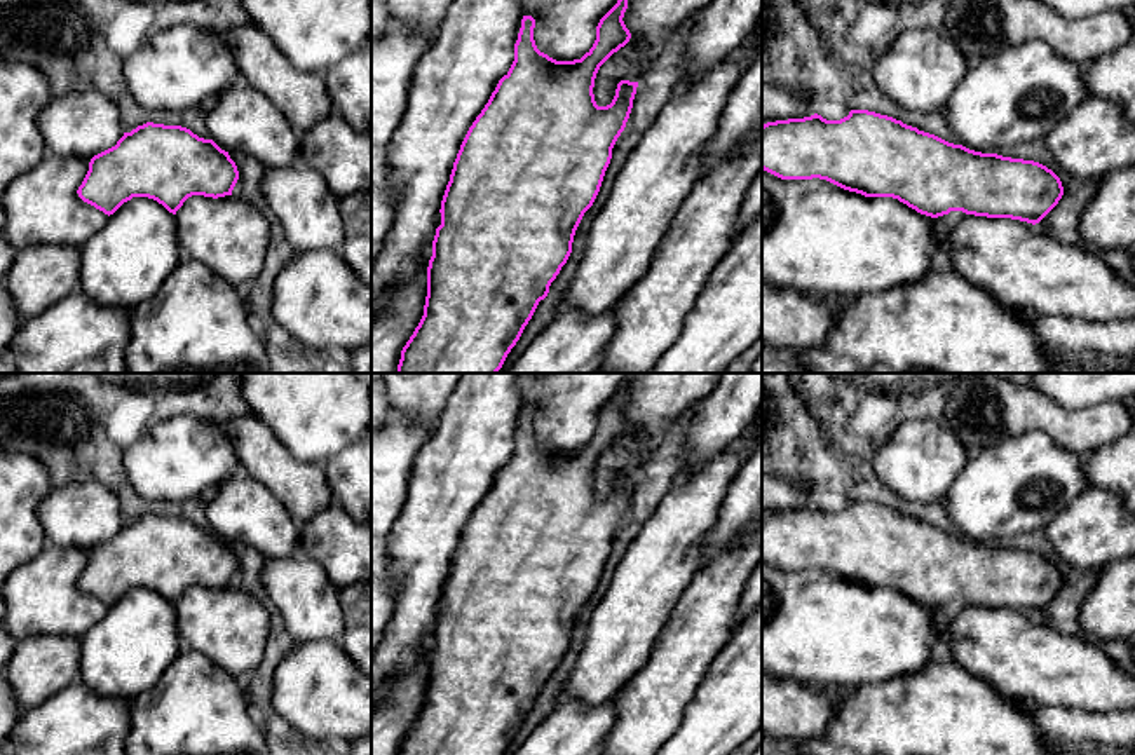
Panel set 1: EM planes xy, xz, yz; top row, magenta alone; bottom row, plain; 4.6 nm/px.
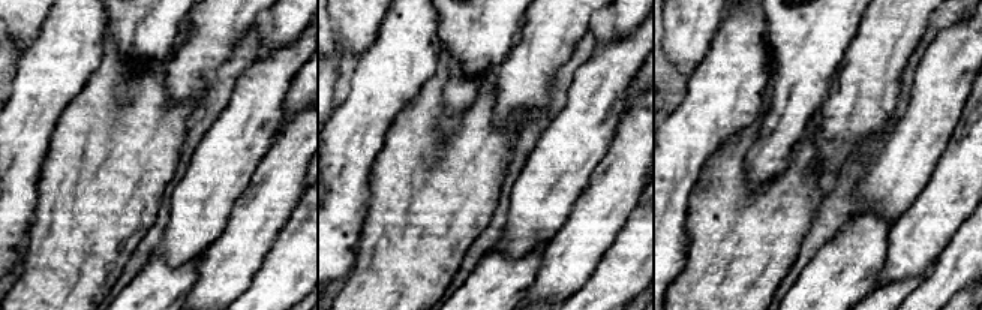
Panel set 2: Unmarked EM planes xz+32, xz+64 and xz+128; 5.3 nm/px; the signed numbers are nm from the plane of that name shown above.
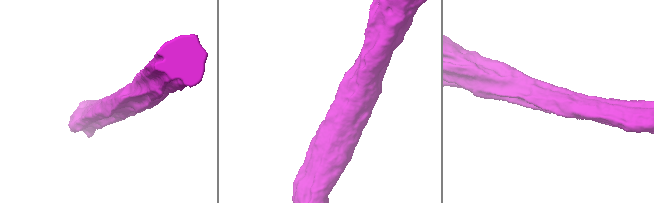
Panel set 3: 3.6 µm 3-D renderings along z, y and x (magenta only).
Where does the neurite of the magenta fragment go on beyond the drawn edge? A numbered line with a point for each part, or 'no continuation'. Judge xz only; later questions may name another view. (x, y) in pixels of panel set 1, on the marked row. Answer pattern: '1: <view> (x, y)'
no continuation

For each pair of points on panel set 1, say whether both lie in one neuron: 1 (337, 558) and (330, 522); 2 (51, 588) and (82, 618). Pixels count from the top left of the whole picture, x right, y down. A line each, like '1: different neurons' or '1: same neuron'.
1: same neuron
2: same neuron

